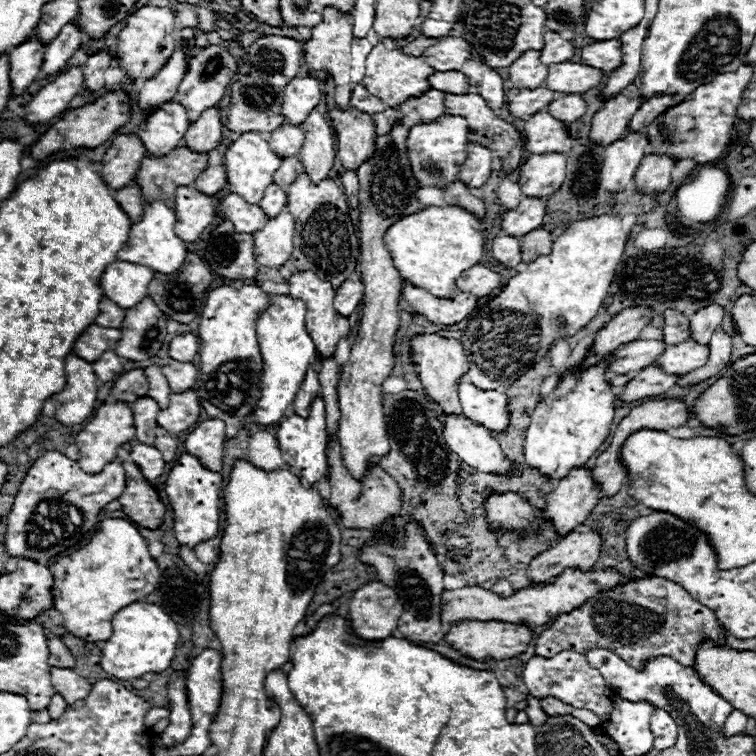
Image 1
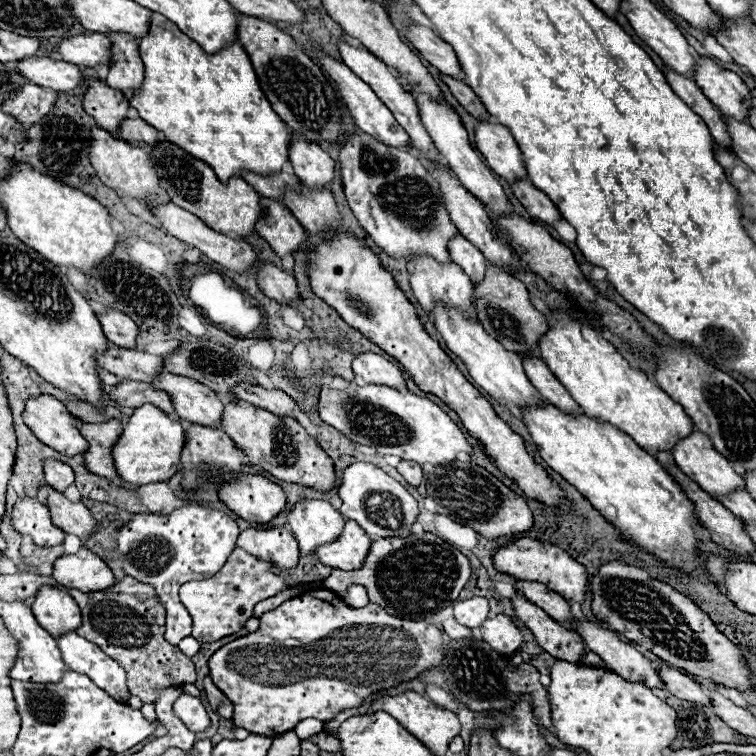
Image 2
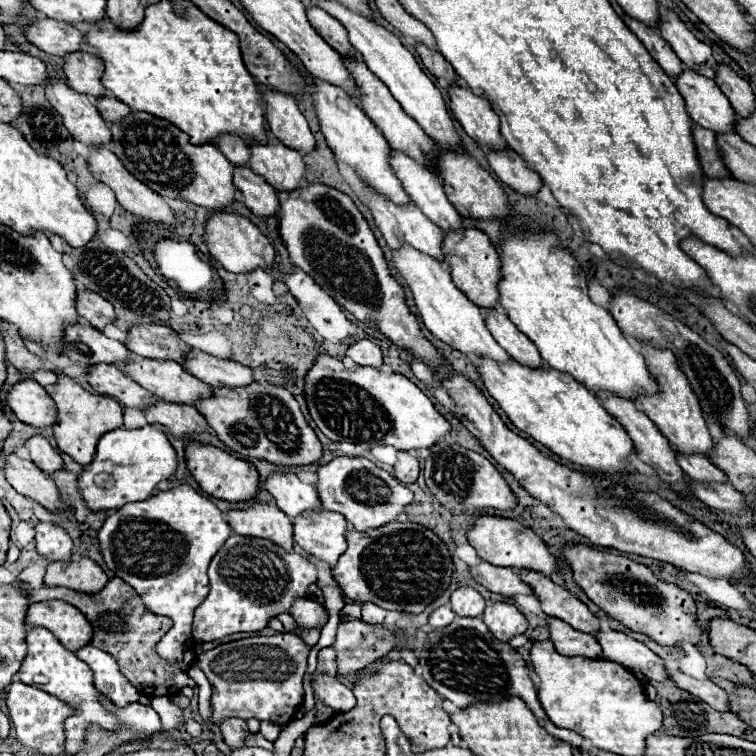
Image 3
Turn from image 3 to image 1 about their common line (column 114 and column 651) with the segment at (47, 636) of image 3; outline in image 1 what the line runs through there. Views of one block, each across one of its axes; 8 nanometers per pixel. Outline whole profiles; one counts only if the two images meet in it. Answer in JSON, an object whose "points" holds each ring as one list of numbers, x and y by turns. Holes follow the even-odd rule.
{"points":[[656,708,652,718,650,718,650,728,654,734,654,748,656,750,666,750,672,744,676,744,678,728,676,728,676,722,670,718,668,712]]}

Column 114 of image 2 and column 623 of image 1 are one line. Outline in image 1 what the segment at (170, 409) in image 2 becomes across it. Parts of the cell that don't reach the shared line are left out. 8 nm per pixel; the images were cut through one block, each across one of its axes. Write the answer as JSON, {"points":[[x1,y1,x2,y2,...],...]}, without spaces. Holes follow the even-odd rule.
{"points":[[656,366,644,368,616,396,624,402,636,402,636,400,660,396,666,394,676,384,676,380,678,376,670,376]]}

